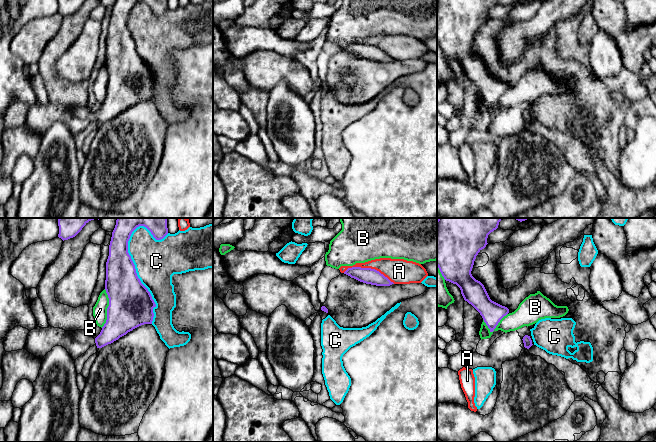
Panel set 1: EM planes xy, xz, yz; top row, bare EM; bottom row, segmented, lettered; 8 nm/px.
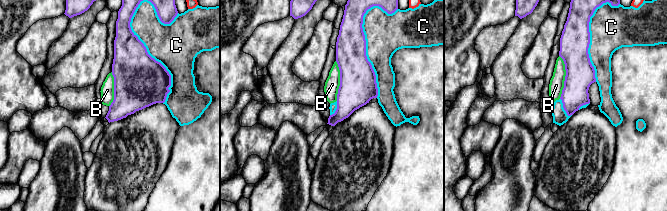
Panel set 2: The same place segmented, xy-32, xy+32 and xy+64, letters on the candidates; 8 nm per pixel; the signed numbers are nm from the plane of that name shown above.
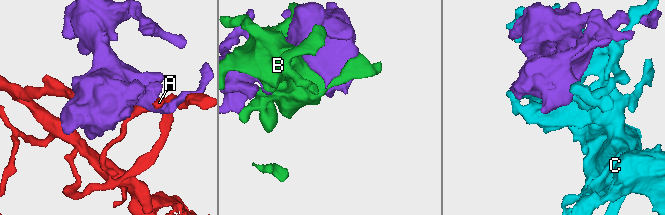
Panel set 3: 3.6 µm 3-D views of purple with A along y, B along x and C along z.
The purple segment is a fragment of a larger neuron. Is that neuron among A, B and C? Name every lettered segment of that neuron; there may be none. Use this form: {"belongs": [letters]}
{"belongs": []}

